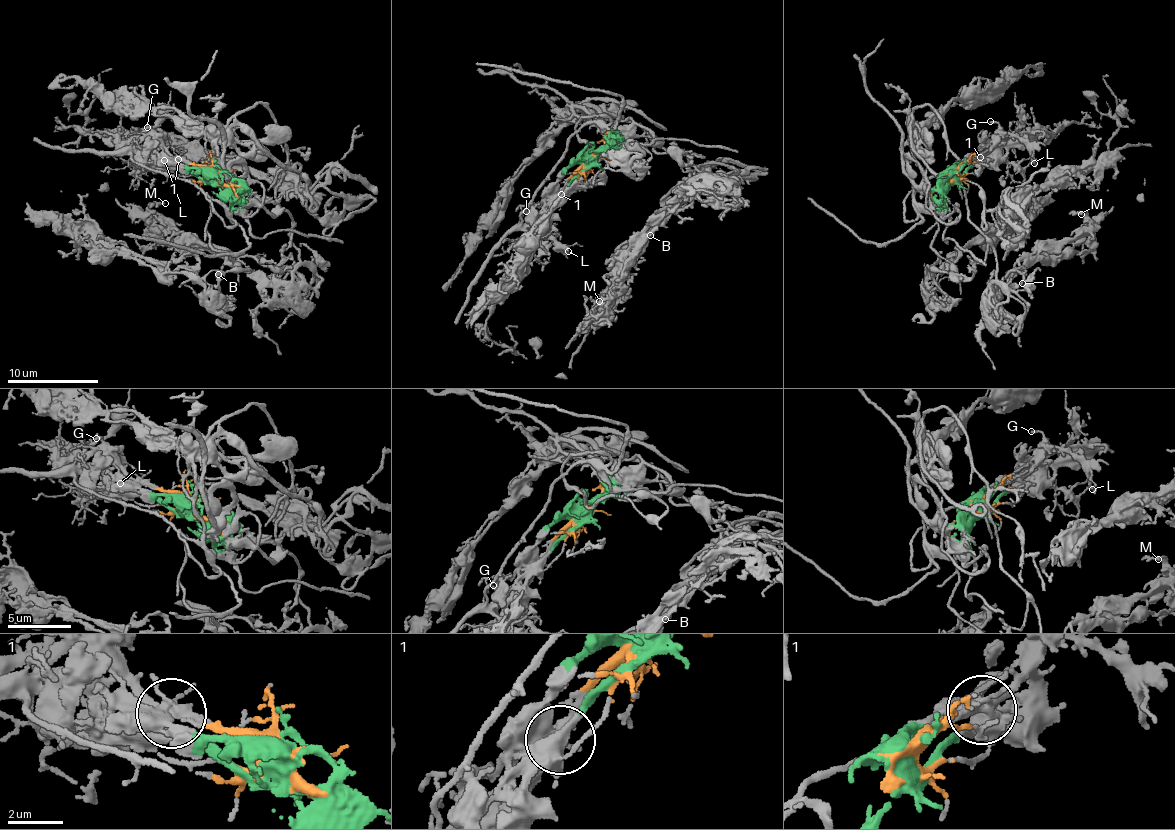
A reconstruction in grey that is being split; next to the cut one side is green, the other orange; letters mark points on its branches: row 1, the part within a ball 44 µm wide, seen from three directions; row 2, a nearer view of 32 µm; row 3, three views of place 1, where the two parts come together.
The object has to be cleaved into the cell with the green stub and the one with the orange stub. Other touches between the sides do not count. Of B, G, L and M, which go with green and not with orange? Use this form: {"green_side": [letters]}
{"green_side": ["B", "M"]}

